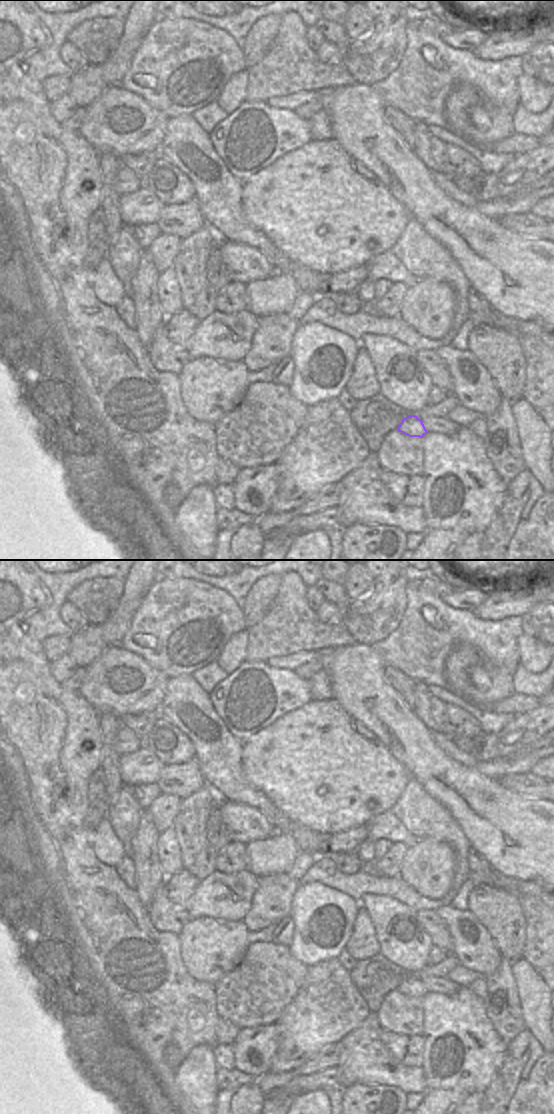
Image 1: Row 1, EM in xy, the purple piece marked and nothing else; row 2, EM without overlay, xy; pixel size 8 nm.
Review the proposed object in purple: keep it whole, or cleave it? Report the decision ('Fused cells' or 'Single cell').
Single cell

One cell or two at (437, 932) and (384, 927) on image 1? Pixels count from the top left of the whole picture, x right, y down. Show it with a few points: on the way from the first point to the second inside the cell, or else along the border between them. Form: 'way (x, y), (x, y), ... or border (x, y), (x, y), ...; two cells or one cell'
border (415, 911), (419, 923), (434, 945); two cells

